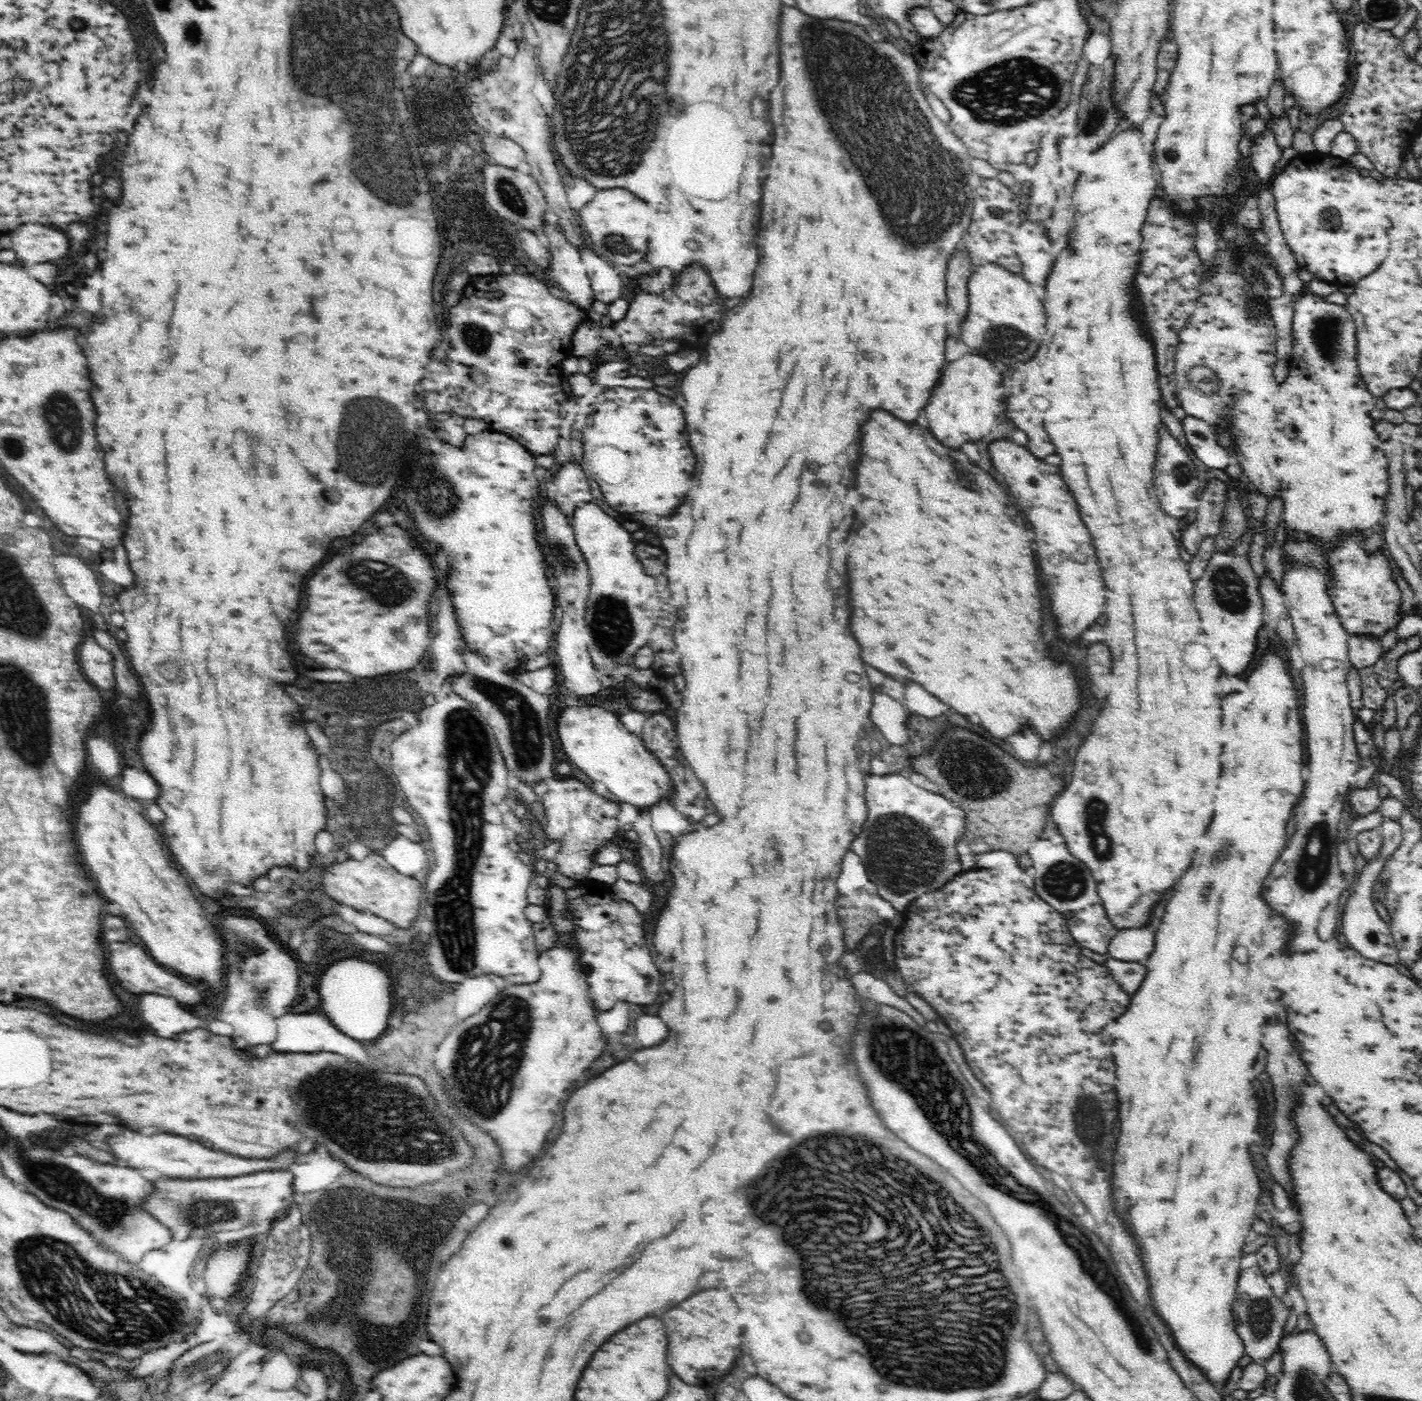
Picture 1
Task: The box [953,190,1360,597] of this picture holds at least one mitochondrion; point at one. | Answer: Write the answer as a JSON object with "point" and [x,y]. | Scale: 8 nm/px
{"point":[1002,343]}

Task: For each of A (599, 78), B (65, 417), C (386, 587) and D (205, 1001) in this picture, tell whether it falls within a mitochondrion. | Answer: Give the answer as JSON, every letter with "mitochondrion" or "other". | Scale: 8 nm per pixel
{"A":"mitochondrion","B":"mitochondrion","C":"mitochondrion","D":"other"}

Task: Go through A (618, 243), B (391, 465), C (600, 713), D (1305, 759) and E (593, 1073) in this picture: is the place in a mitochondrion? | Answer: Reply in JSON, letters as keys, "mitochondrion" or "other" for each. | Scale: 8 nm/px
{"A":"mitochondrion","B":"mitochondrion","C":"other","D":"other","E":"other"}

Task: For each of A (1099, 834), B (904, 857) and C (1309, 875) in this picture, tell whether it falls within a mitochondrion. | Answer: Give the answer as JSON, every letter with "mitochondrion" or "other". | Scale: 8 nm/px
{"A":"mitochondrion","B":"mitochondrion","C":"mitochondrion"}

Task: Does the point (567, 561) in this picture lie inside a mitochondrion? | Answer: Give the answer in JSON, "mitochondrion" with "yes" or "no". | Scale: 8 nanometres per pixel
{"mitochondrion":"yes"}

